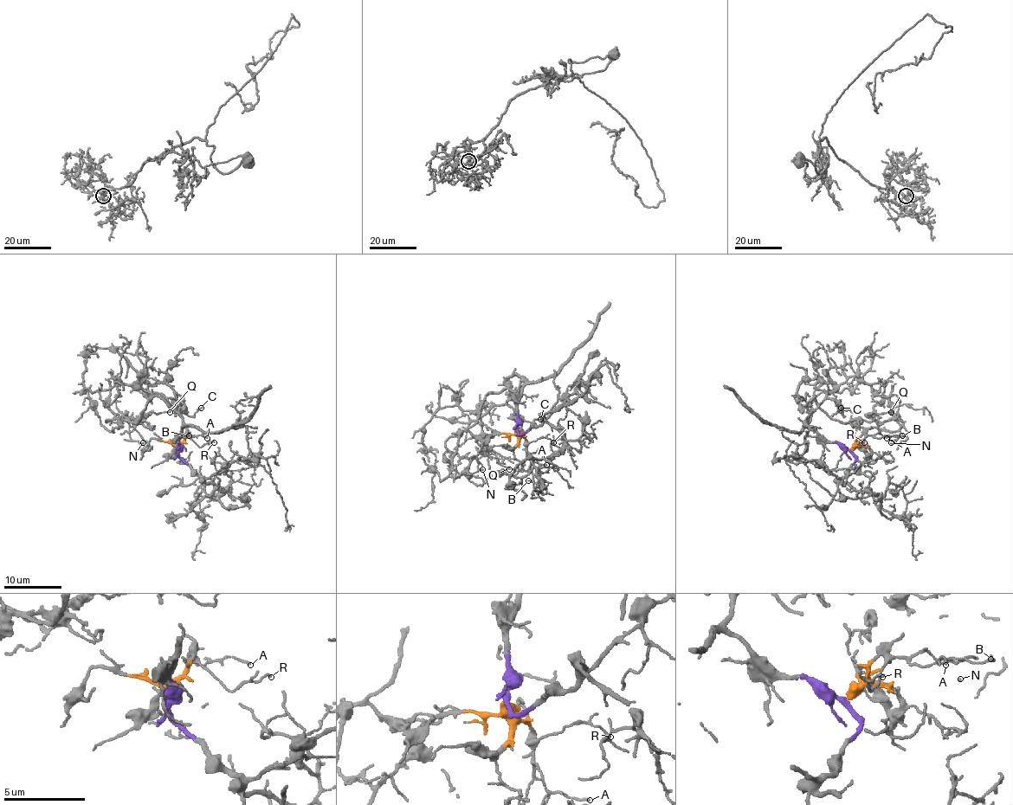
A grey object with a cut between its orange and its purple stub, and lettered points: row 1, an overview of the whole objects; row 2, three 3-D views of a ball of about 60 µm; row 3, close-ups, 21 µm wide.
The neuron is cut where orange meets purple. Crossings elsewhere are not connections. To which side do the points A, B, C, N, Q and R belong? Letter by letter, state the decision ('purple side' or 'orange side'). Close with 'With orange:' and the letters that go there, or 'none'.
A: orange side
B: orange side
C: purple side
N: purple side
Q: purple side
R: orange side
With orange: A, B, R

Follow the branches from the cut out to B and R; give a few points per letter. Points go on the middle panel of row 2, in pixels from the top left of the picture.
B: (516, 429), (526, 441), (532, 474), (532, 479), (528, 479)
R: (516, 429), (526, 441), (531, 442), (545, 436), (554, 442)

